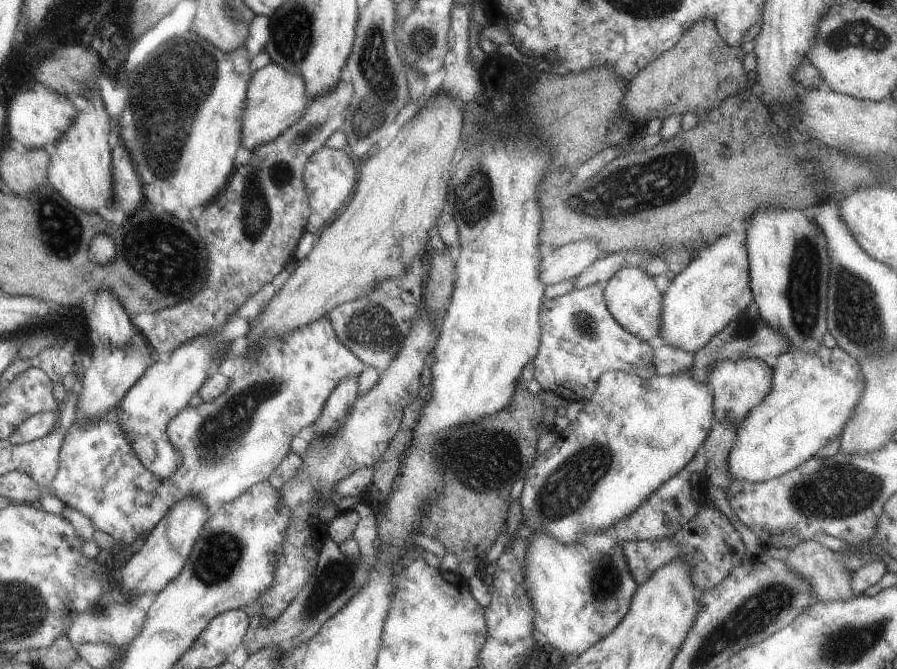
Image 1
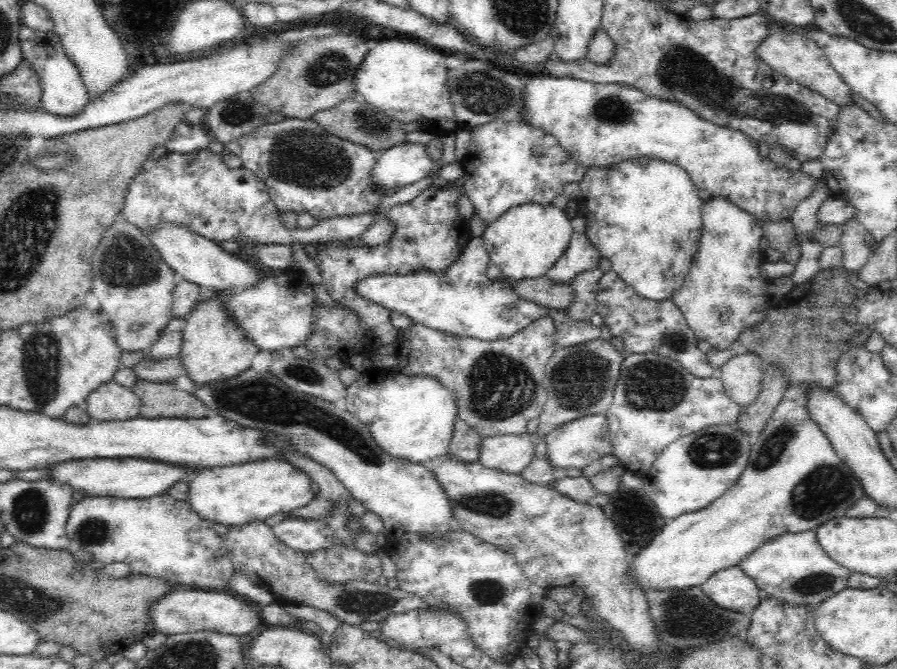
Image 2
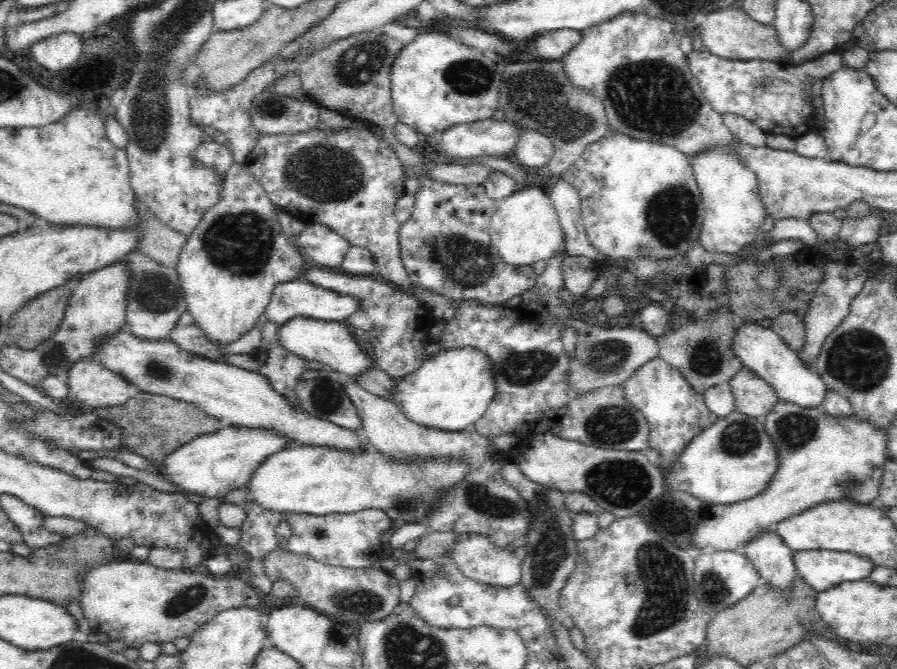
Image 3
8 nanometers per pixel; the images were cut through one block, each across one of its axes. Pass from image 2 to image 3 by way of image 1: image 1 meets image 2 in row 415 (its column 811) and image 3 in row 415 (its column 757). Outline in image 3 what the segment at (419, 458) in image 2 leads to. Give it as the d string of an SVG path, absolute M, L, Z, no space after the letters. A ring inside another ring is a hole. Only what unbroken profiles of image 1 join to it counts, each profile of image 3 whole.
M470 346L432 354L412 374L394 381L396 386L388 399L396 403L410 421L446 431L462 431L469 424L475 424L496 394L492 361L482 350Z

